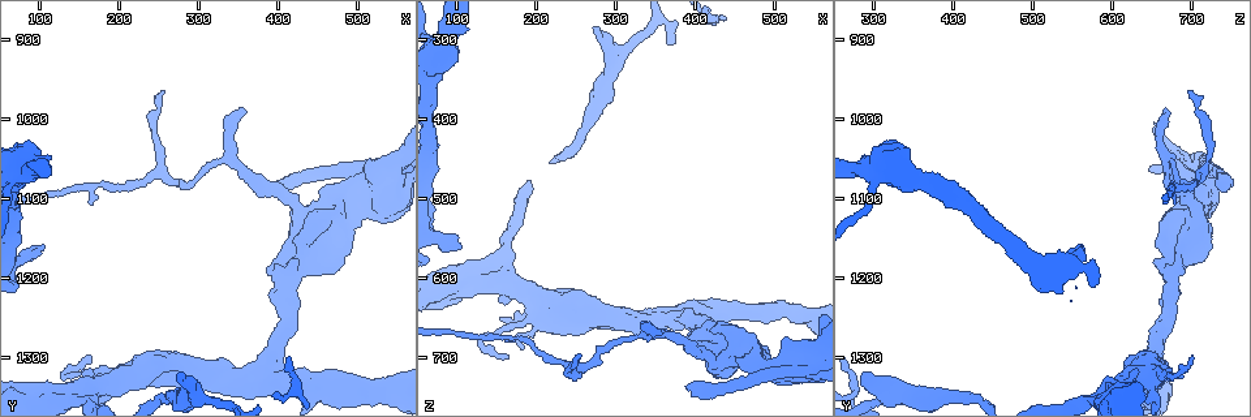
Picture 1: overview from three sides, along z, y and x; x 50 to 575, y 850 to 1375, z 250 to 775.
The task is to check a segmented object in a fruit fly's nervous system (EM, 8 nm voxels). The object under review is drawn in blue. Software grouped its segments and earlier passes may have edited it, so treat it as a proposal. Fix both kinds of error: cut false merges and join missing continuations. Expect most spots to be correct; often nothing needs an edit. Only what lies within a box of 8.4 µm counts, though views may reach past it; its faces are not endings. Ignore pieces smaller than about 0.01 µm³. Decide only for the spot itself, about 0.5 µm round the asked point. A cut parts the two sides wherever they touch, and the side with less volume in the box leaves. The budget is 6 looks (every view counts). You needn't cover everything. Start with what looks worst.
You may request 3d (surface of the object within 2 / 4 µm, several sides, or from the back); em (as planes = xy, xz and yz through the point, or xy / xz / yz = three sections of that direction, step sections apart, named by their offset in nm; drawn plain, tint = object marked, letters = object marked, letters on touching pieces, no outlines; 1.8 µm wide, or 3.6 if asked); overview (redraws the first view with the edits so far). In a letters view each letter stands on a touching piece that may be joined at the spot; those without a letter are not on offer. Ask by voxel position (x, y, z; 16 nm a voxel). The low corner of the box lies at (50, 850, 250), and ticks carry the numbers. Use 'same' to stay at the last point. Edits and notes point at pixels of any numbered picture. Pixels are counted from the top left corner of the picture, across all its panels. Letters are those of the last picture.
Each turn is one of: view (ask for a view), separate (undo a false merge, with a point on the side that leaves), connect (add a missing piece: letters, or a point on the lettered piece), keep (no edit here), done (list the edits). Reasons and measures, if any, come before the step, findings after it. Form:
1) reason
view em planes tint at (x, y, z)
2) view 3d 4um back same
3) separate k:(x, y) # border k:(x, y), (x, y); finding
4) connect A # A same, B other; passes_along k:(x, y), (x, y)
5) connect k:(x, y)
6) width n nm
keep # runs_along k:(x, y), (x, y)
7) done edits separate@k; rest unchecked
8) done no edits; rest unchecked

branch stops here
view em xy step 4 letters at (275, 1325, 285)

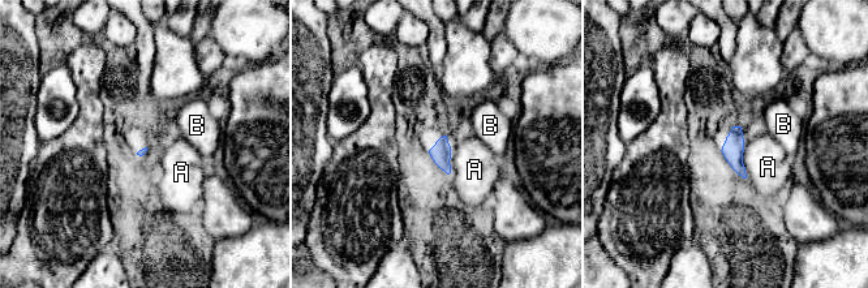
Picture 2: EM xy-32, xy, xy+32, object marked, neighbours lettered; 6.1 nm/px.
keep # A other, B other; border 2:(743, 141), (743, 166), (747, 177); no lettered piece goes on from it

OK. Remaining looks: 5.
four-way junction
view em planes letters at (390, 1315, 650)

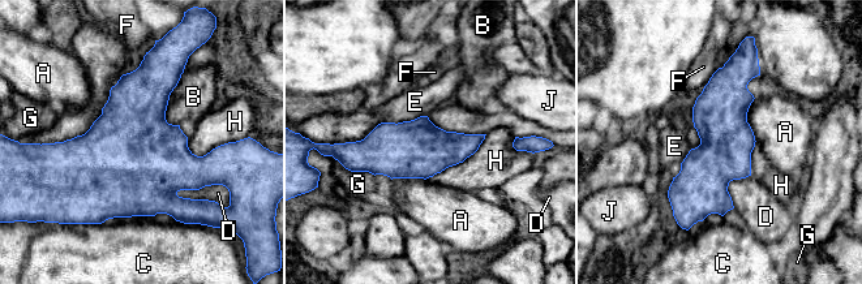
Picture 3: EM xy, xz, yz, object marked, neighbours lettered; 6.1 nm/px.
keep # A other, B other, C other, D other, E other, F other, G other, H other, J other; runs_along 3:(729, 67), (695, 218); all the same cell

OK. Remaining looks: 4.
four or more arms meet
view 3d 4um back at (220, 1325, 650)

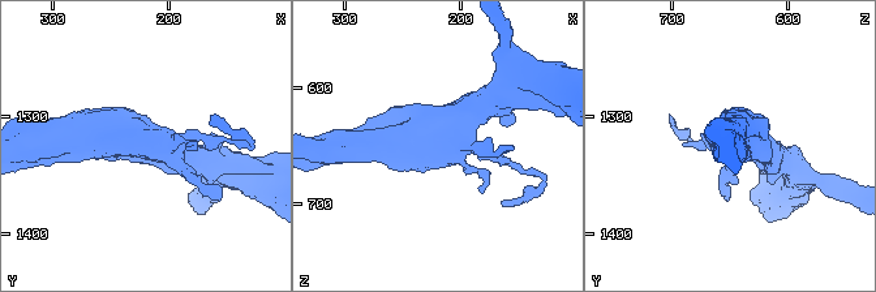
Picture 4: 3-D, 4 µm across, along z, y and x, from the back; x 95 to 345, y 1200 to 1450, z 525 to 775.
now the EM
view em 3.6um planes plain at (216, 1324, 652)

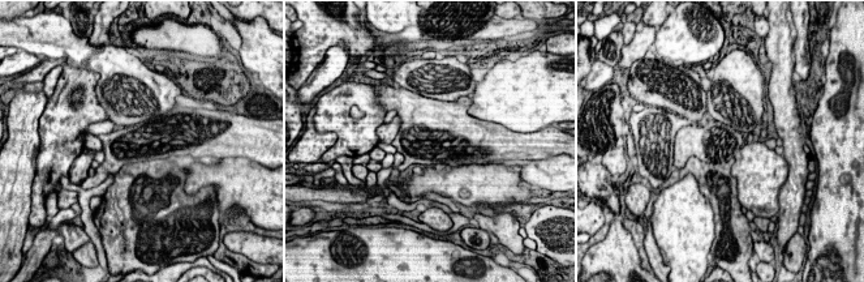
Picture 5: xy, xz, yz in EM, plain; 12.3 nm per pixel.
what lies round it
view em 3.6um planes letters same

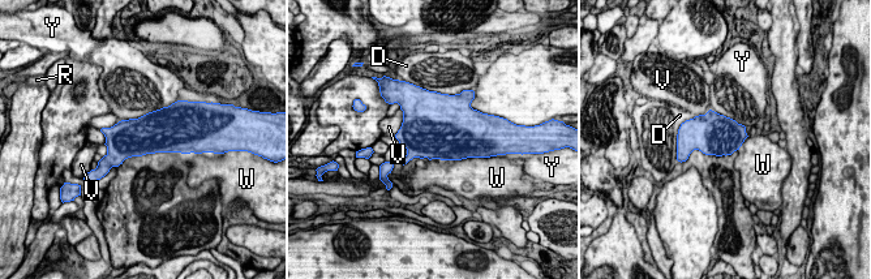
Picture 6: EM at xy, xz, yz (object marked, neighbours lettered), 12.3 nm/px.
keep # D other, R other, V other, W other, Y other; all the same cell

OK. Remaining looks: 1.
done no edits; rest unchecked

